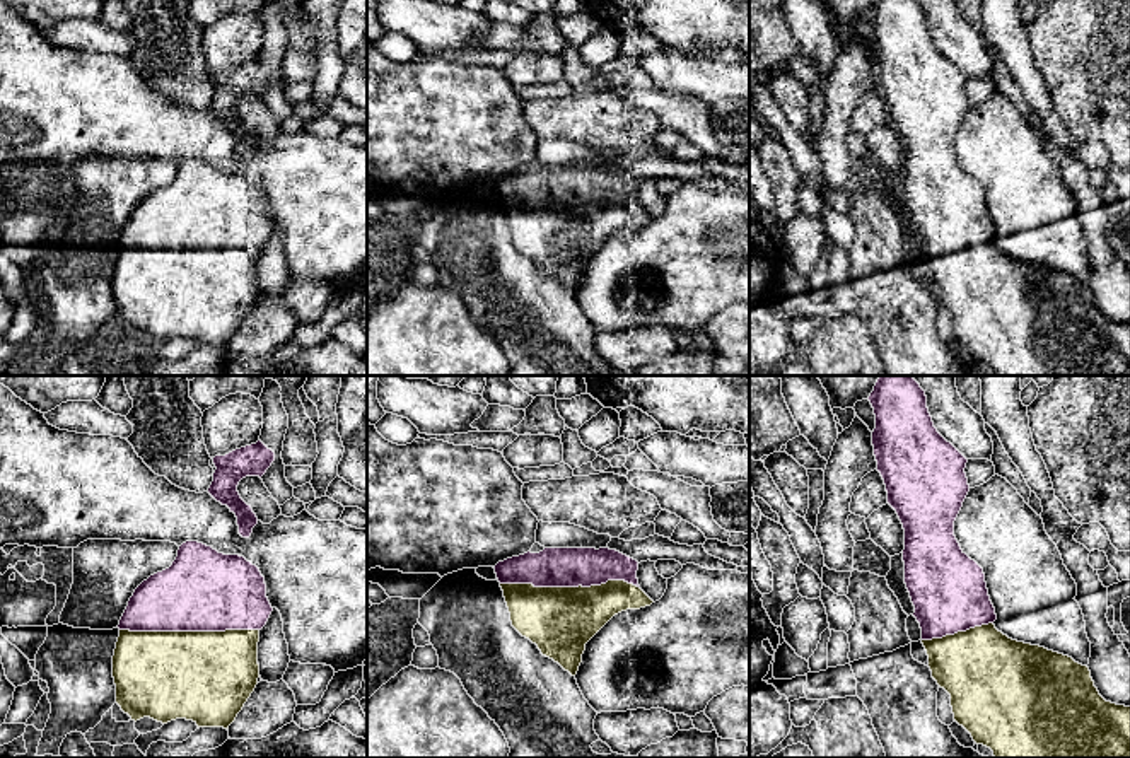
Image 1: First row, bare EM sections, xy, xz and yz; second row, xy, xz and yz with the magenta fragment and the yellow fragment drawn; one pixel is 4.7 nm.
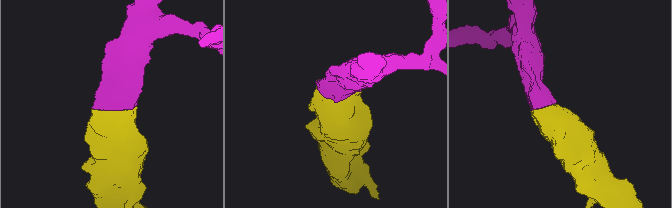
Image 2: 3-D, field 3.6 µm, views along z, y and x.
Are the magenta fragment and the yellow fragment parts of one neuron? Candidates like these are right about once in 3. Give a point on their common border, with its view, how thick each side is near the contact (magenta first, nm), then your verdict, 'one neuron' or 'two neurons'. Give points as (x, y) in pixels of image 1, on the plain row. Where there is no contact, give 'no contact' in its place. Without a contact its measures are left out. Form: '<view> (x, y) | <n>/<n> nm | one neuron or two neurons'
xy (190, 248) | 380/440 nm | one neuron

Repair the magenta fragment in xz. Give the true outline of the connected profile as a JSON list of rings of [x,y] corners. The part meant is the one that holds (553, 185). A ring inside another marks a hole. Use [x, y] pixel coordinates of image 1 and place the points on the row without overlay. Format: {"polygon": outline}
{"polygon": [[[545,166],[507,176],[493,186],[512,244],[572,294],[579,289],[585,261],[615,232],[654,220],[638,203],[638,179],[609,166]]]}

